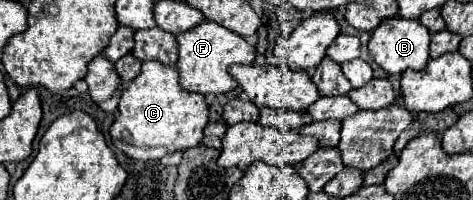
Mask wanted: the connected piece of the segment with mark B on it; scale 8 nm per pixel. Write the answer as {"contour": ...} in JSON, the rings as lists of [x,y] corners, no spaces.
{"contour":[[[391,18],[385,20],[381,26],[377,26],[377,30],[371,32],[371,40],[369,40],[369,54],[371,58],[389,74],[395,72],[403,72],[407,68],[413,70],[421,70],[427,60],[429,60],[429,48],[427,48],[427,40],[431,40],[431,34],[425,30],[425,26],[421,26],[419,20],[405,20],[405,18]]]}

